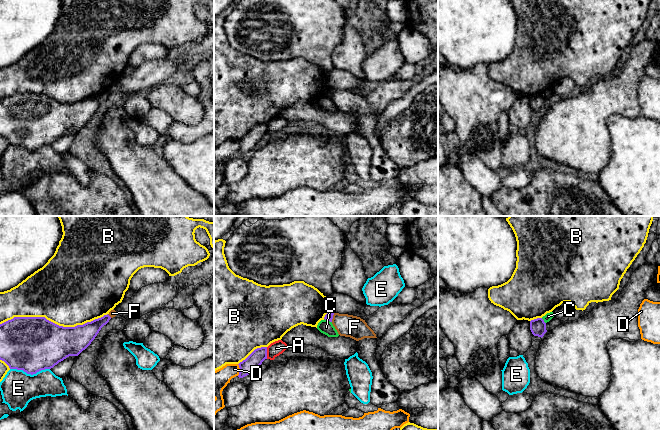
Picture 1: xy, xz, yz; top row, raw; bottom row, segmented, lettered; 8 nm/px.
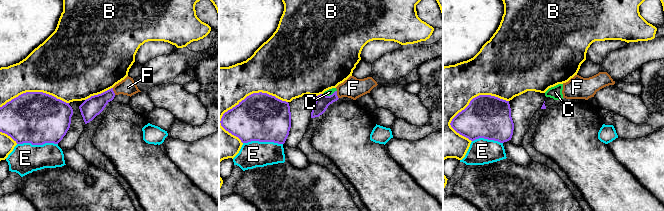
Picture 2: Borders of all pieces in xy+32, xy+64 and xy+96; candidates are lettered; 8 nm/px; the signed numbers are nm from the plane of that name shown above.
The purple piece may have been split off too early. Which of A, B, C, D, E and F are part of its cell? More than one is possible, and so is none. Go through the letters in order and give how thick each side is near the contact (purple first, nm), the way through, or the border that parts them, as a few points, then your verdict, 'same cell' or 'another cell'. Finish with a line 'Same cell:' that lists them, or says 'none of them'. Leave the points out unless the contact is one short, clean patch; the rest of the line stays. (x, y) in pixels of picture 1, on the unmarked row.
A: 120 nm thick on the purple side, 120 nm on the other; another cell
B: 440 nm thick on the purple side, 480 nm on the other; another cell
C: 60 nm thick on the purple side, 120 nm on the other; border along xz (324, 94), (331, 98); another cell
D: 120 nm thick on the purple side, 180 nm on the other; border along xz (237, 140), (239, 144), (238, 151); another cell
E: 440 nm thick on the purple side, 280 nm on the other; another cell
F: 60 nm thick on the purple side, 180 nm on the other; another cell
Same cell: none of them

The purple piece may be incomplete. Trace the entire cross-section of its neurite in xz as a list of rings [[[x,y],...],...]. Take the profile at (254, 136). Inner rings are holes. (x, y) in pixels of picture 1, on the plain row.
[[[267,123],[255,125],[245,136],[240,138],[240,148],[238,153],[243,154],[252,150],[267,135]]]

